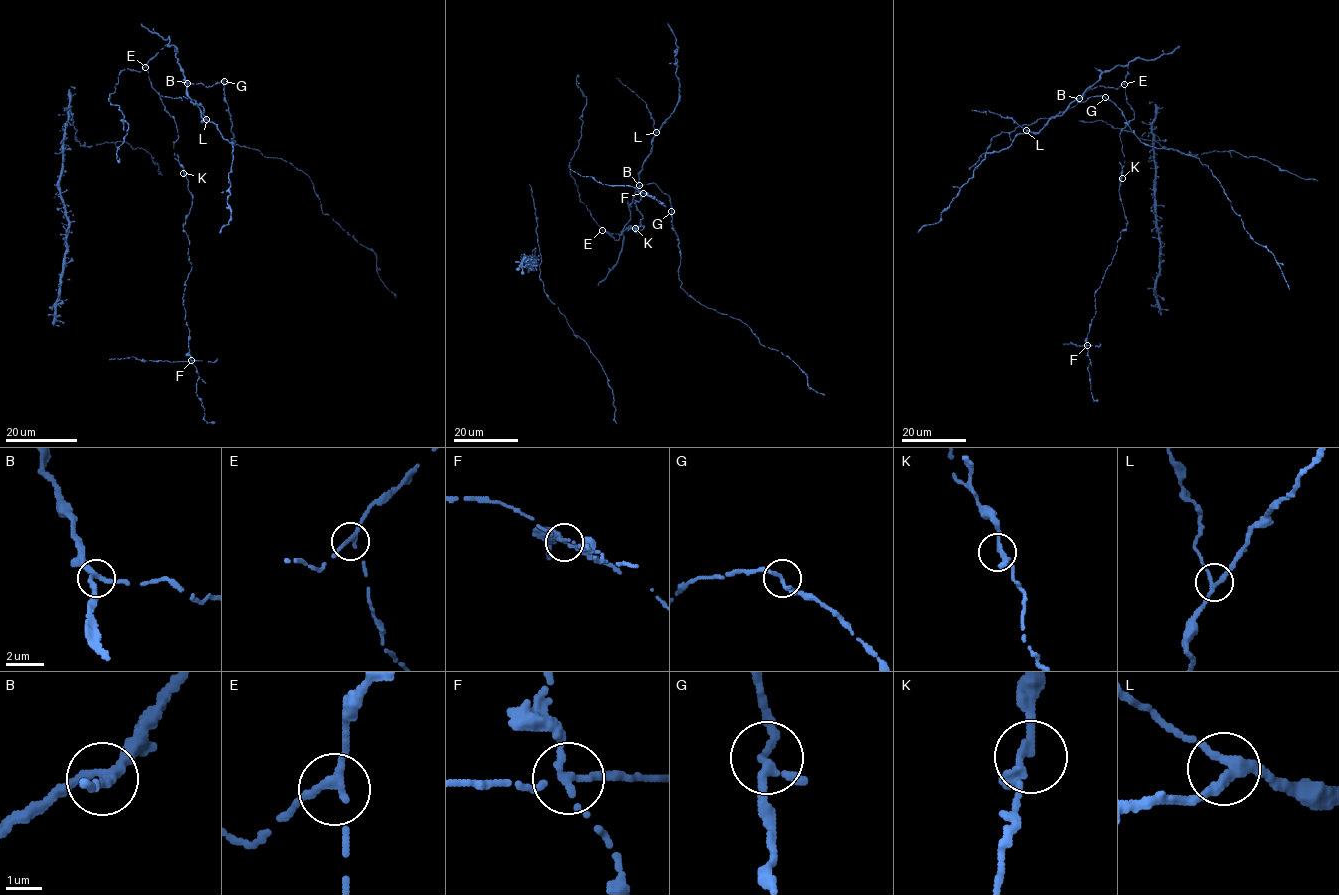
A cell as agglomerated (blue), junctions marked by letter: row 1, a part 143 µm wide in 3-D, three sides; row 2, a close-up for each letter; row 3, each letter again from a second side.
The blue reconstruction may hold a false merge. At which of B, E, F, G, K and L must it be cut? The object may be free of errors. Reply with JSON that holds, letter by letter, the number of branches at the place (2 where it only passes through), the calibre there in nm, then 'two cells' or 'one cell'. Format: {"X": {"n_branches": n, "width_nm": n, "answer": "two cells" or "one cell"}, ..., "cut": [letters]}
{"B": {"n_branches": 3, "width_nm": 260, "answer": "one cell"}, "E": {"n_branches": 3, "width_nm": 200, "answer": "one cell"}, "F": {"n_branches": 3, "width_nm": 190, "answer": "two cells"}, "G": {"n_branches": 3, "width_nm": 200, "answer": "one cell"}, "K": {"n_branches": 3, "width_nm": 190, "answer": "one cell"}, "L": {"n_branches": 3, "width_nm": 260, "answer": "one cell"}, "cut": ["F"]}

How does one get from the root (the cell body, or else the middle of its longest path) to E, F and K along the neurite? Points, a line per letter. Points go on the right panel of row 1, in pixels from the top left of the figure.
E: (1104, 71), (1128, 65), (1124, 84)
F: (1104, 71), (1128, 65), (1134, 118), (1120, 133), (1126, 228), (1095, 291), (1087, 345)
K: (1104, 71), (1128, 65), (1125, 94), (1134, 118), (1120, 133), (1125, 161), (1122, 178)

